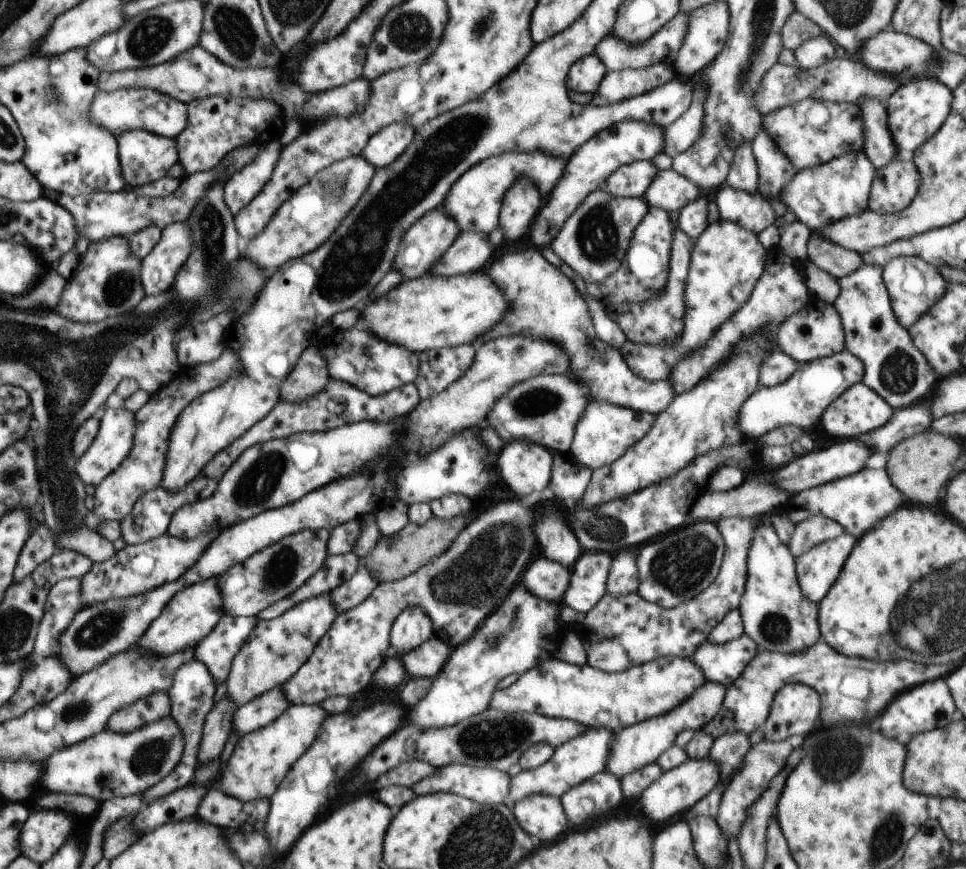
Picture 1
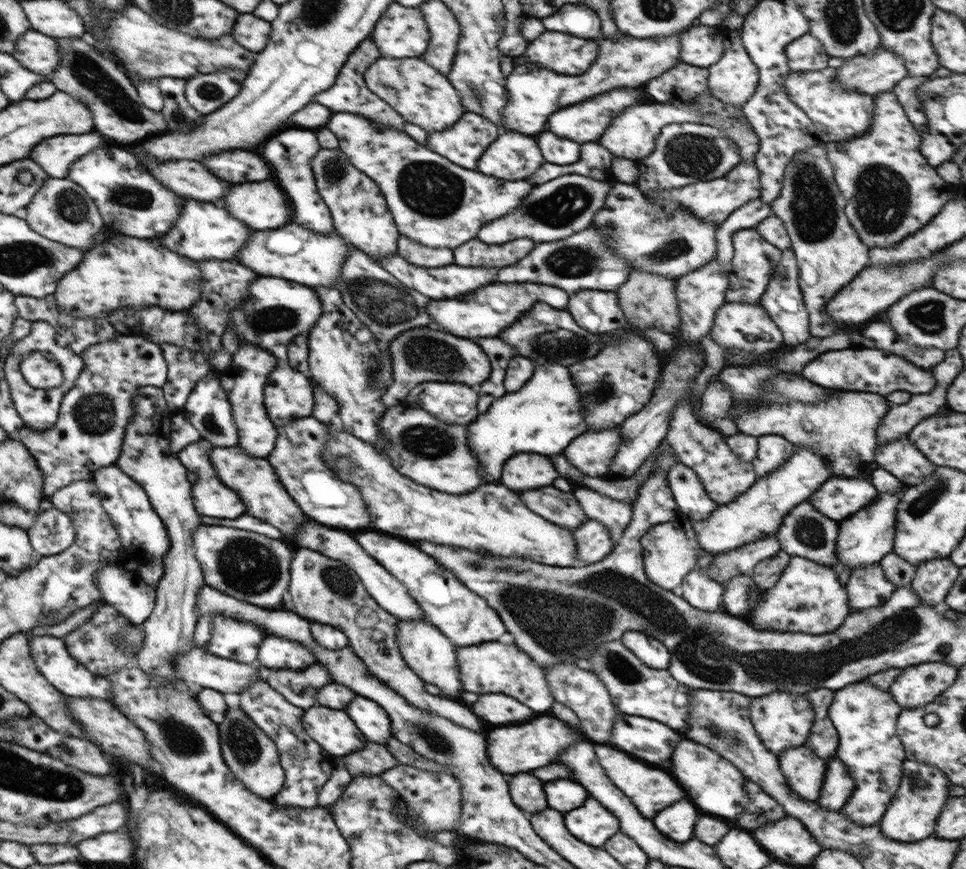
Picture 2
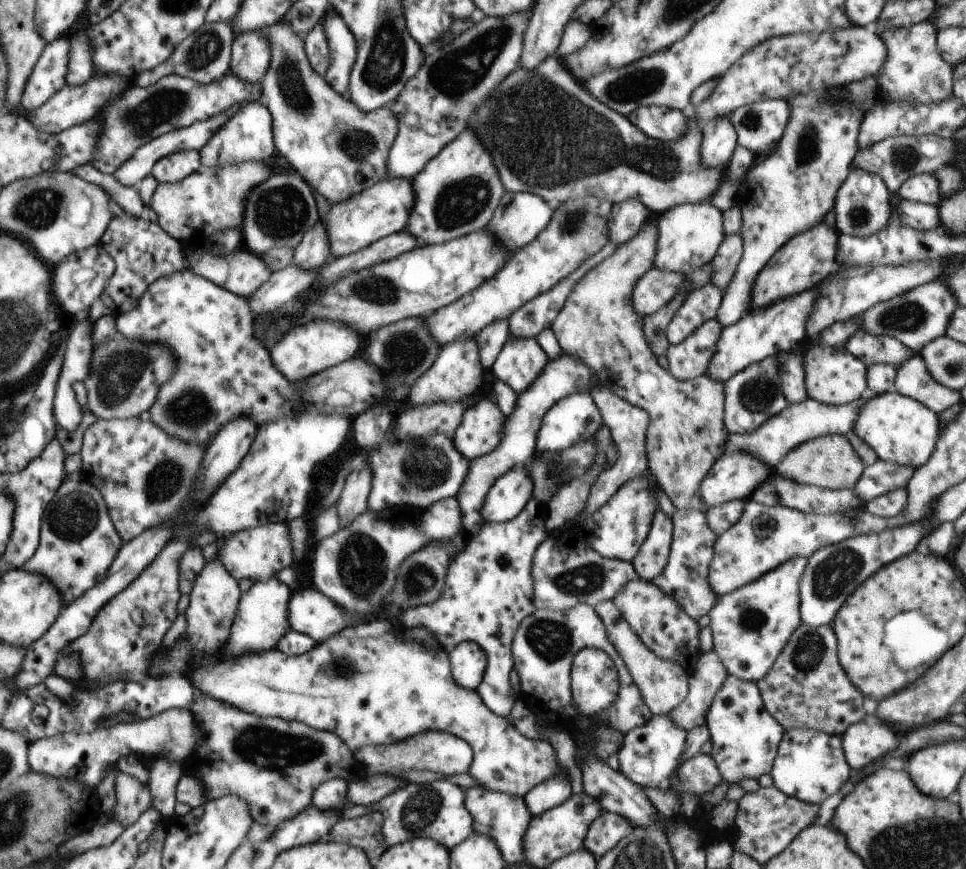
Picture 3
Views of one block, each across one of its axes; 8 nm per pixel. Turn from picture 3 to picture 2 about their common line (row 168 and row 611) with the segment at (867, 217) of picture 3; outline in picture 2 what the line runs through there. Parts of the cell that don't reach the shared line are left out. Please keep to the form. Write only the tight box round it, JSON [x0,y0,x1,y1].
[845,563,897,612]

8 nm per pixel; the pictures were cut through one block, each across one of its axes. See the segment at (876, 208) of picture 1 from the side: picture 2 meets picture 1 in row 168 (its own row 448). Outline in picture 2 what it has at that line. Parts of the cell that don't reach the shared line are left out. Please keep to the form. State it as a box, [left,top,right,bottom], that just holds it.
[874,437,937,488]

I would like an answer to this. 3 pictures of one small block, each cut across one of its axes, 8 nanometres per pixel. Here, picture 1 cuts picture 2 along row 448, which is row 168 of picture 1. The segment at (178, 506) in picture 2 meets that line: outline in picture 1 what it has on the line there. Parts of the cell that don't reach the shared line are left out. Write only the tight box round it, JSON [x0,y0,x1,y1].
[117,130,179,187]

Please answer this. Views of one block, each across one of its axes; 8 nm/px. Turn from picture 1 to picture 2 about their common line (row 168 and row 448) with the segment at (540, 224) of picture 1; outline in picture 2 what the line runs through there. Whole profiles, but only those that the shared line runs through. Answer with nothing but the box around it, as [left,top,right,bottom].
[561,426,623,477]

